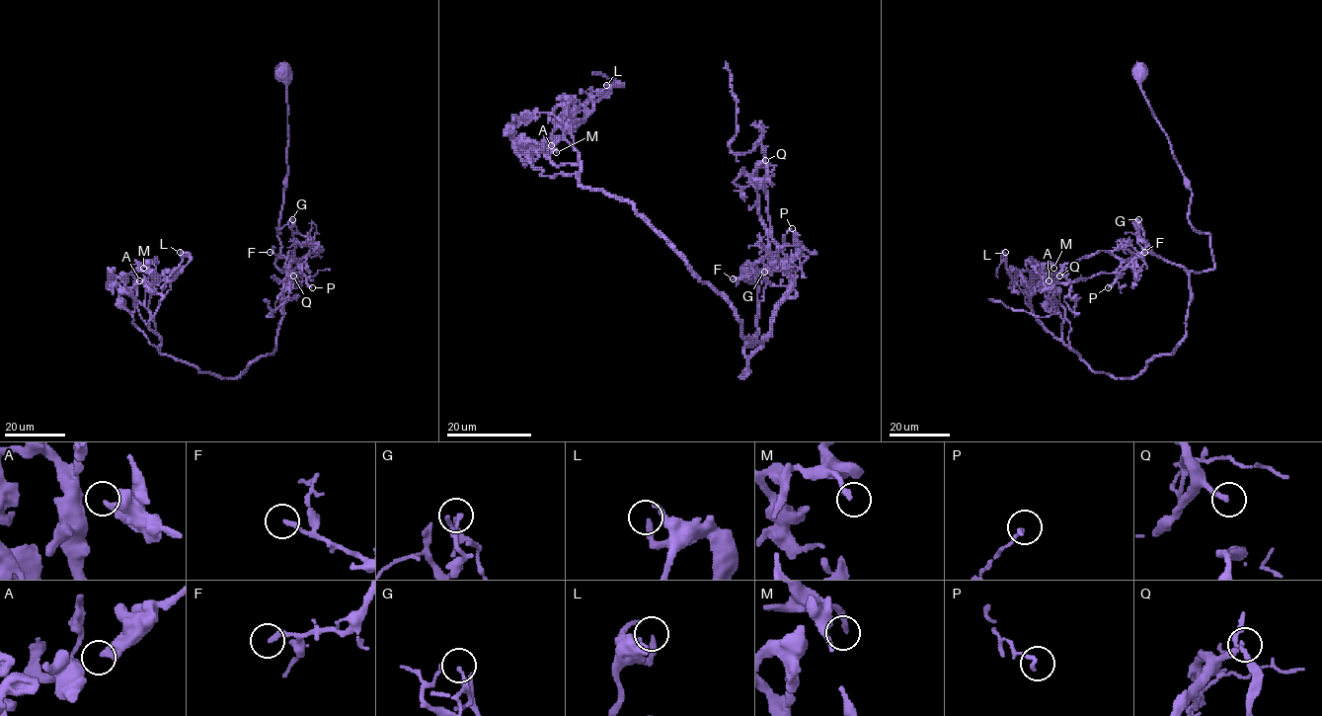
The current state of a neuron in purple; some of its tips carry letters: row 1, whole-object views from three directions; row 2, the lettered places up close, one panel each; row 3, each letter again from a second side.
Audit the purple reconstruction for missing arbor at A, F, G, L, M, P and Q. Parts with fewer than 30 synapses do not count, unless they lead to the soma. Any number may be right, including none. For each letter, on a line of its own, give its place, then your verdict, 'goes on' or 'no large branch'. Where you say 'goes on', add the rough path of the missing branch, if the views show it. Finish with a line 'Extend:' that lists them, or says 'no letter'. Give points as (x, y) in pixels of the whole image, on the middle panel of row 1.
A: at (551, 145); no large branch
F: at (733, 278); no large branch
G: at (764, 272); no large branch
L: at (606, 85); no large branch
M: at (556, 152); no large branch
P: at (792, 228); no large branch
Q: at (765, 160); goes on; missing branch runs (765, 160), (769, 154), (767, 149), (786, 132), (790, 124), (802, 117), (797, 107), (800, 95)
Extend: Q

